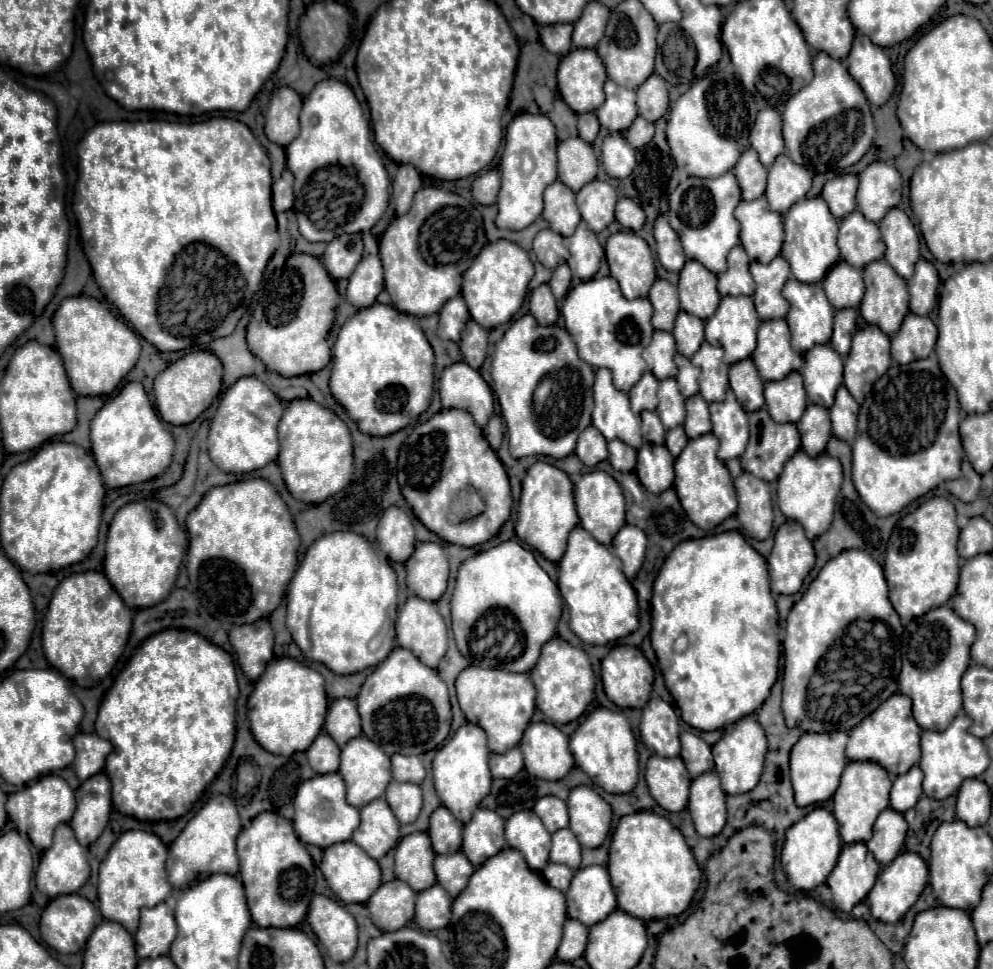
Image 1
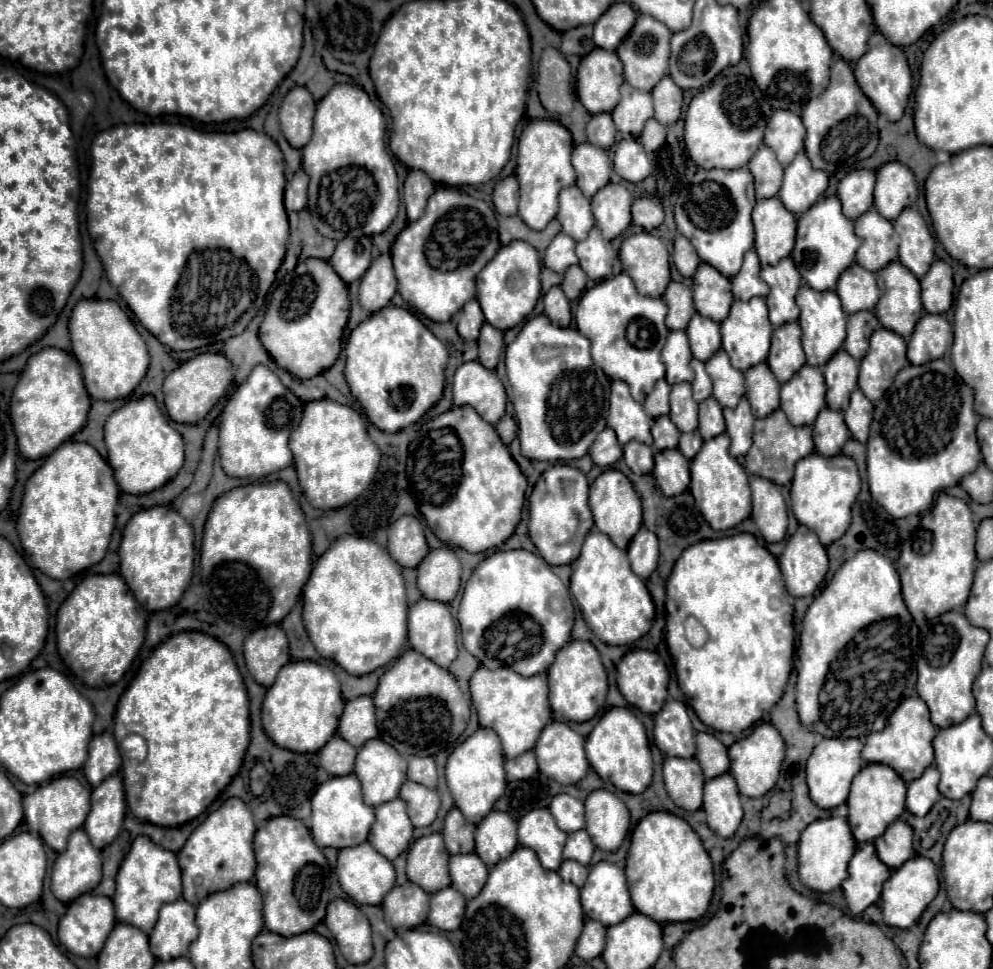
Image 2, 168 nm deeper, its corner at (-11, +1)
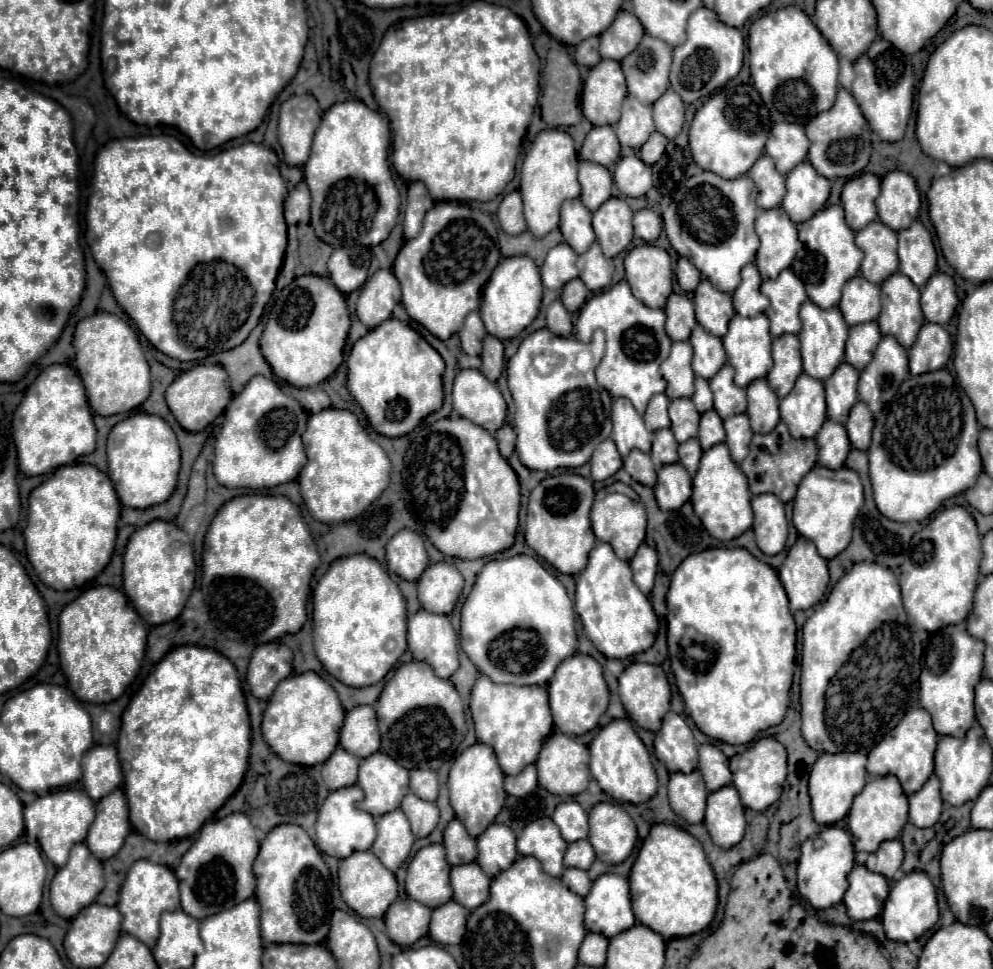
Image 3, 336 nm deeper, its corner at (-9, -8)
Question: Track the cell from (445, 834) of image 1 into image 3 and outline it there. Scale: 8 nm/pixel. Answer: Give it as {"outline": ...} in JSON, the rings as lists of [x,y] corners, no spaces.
{"outline":[[[457,818],[451,820],[449,826],[445,828],[443,846],[445,846],[447,860],[449,860],[451,866],[467,864],[467,862],[473,862],[477,858],[475,838],[469,836],[469,832],[465,830],[465,826]]]}

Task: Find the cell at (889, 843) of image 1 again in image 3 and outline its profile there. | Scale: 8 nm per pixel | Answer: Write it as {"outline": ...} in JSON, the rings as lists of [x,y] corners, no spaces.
{"outline":[[[889,840],[881,844],[881,848],[873,854],[869,854],[865,866],[871,872],[883,874],[885,878],[893,878],[903,862],[903,844],[899,840]]]}

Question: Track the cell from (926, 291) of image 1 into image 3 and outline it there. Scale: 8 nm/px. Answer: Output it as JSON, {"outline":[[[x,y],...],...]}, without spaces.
{"outline":[[[943,272],[933,274],[921,290],[921,306],[927,322],[947,324],[955,314],[957,302],[959,298],[955,294],[955,282]]]}

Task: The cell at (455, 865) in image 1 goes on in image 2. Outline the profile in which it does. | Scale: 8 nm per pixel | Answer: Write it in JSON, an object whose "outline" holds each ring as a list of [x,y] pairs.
{"outline":[[[475,853],[451,855],[449,875],[453,881],[451,885],[463,893],[465,899],[473,899],[487,881],[487,867]]]}

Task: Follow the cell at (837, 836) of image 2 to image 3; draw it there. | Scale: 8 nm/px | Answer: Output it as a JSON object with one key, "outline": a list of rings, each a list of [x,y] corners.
{"outline":[[[827,826],[821,832],[809,836],[801,846],[801,858],[797,866],[797,890],[817,910],[831,908],[843,900],[847,888],[847,874],[855,866],[855,850],[851,836],[839,826]]]}

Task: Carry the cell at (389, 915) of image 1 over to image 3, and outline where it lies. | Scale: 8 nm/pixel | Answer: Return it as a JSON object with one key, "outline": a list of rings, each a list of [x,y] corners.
{"outline":[[[405,898],[389,906],[385,914],[387,934],[399,946],[411,946],[429,930],[431,908],[419,904],[417,900]]]}

